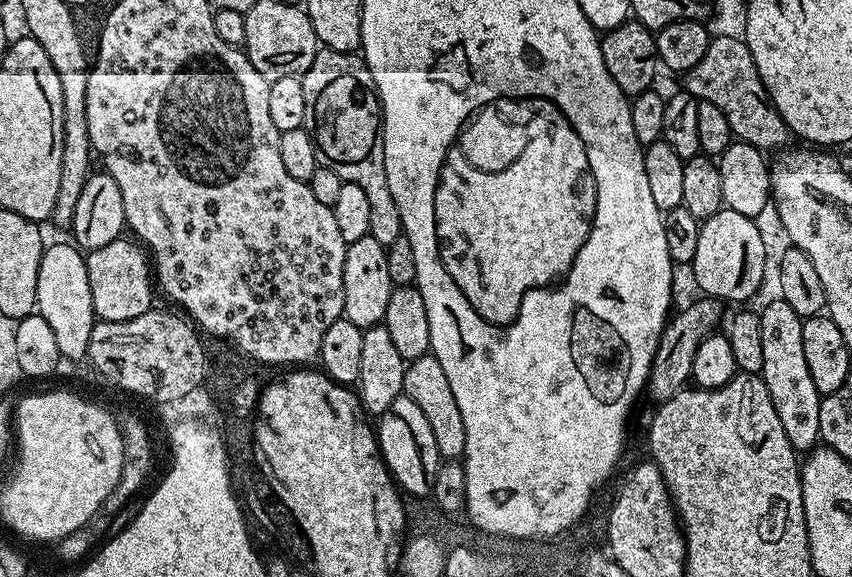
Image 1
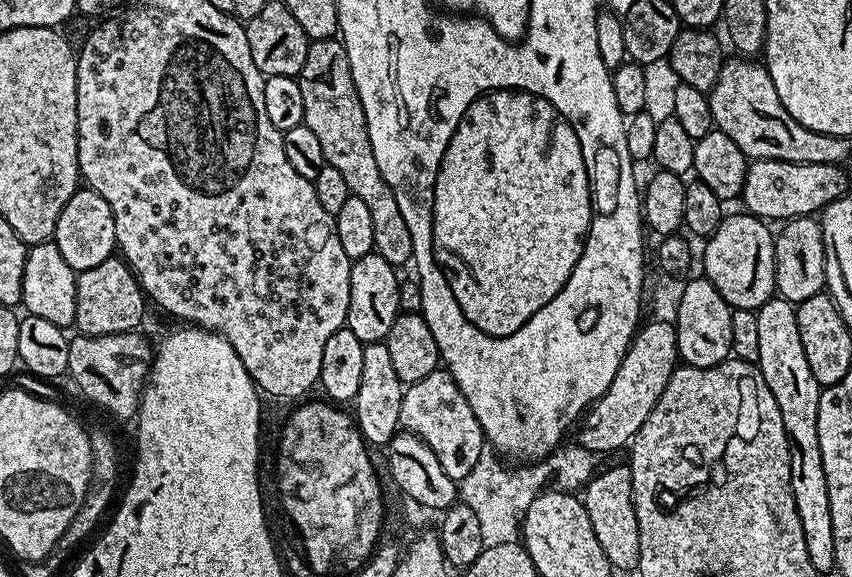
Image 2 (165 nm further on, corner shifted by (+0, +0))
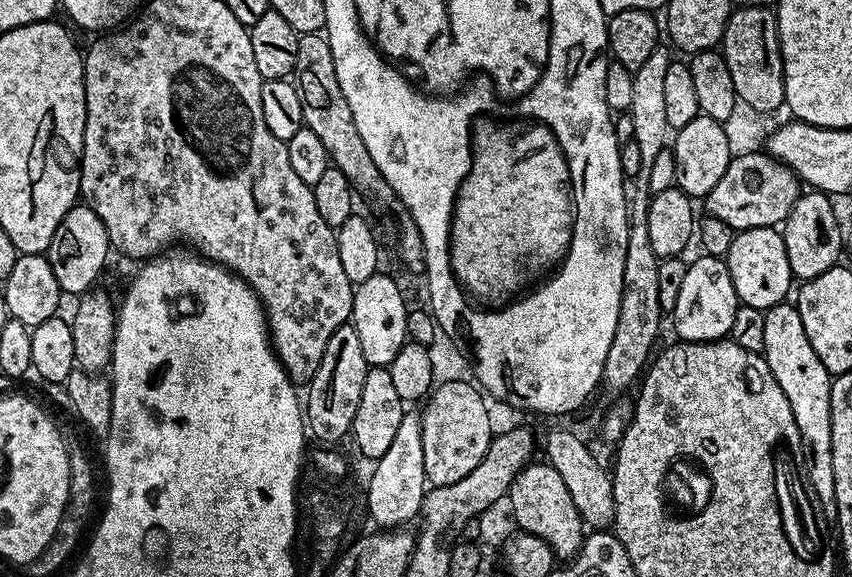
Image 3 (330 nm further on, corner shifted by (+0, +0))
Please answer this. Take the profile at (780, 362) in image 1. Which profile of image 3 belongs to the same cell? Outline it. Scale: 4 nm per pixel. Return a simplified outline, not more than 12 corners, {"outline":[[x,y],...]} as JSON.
{"outline":[[795,303],[764,312],[763,358],[794,410],[804,473],[835,521],[832,381]]}

